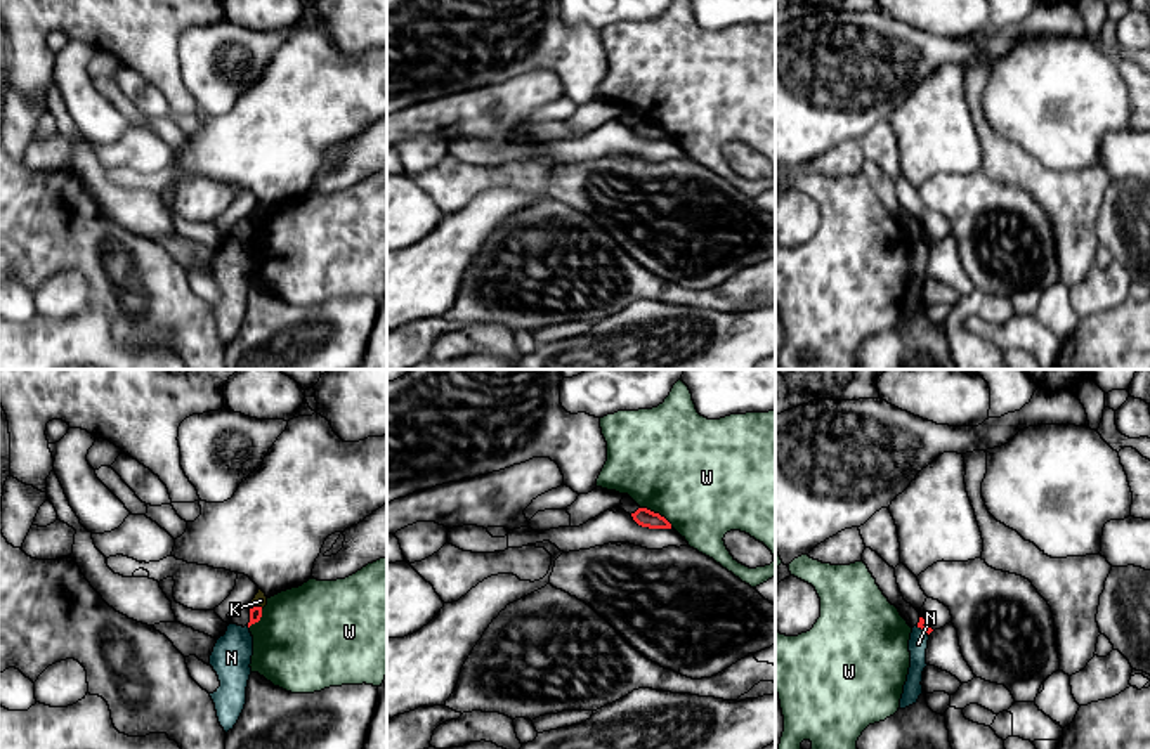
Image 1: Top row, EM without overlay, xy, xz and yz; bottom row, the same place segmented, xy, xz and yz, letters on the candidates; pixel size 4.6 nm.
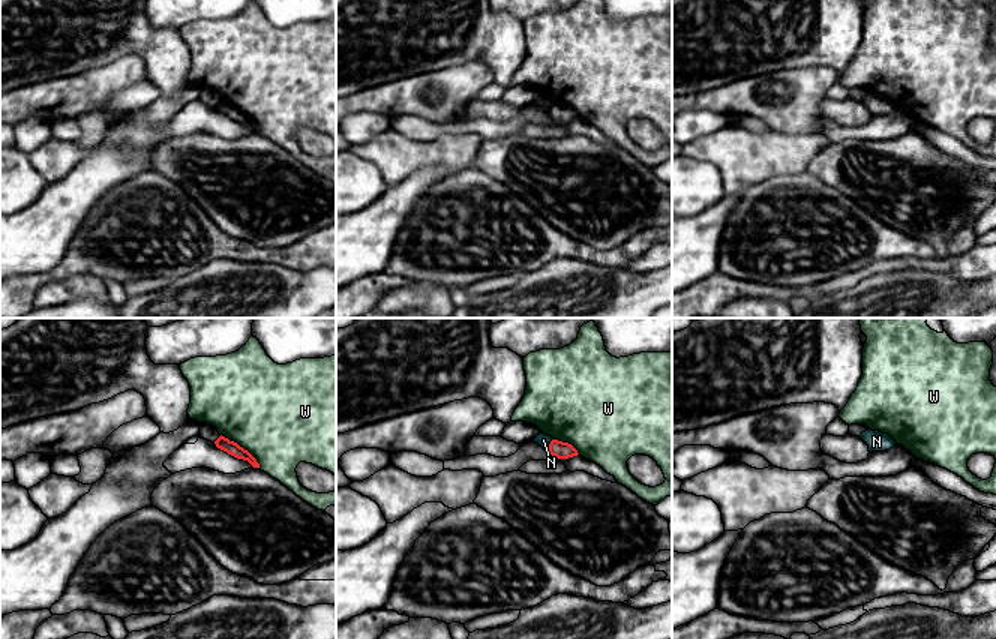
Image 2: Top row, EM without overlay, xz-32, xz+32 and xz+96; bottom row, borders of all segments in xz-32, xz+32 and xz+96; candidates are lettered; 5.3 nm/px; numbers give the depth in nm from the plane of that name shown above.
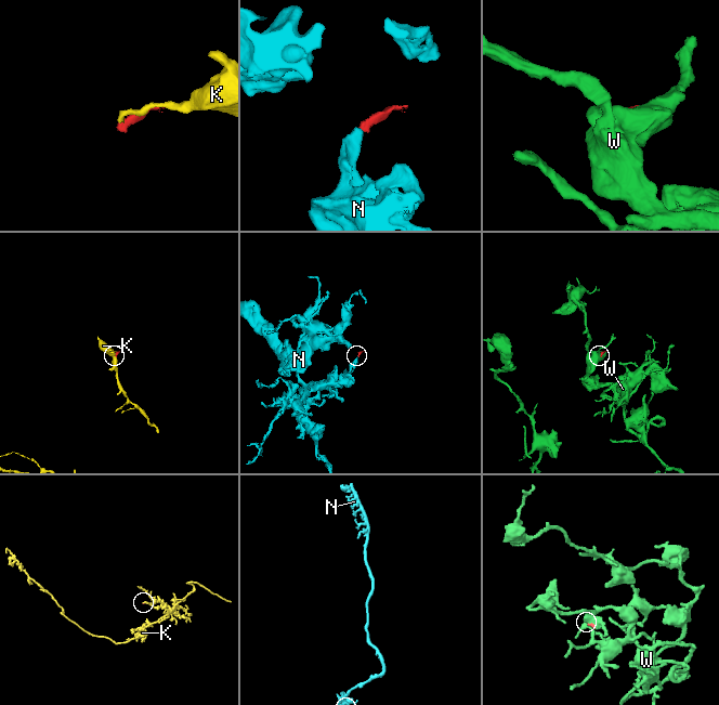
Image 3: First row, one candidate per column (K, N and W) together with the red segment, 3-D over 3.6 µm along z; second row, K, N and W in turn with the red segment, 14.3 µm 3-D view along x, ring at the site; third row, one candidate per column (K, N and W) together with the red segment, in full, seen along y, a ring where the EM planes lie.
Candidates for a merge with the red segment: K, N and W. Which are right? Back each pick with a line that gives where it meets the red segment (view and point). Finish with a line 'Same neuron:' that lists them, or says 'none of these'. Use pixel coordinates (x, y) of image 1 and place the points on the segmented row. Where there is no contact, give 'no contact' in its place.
Same neuron: none of these

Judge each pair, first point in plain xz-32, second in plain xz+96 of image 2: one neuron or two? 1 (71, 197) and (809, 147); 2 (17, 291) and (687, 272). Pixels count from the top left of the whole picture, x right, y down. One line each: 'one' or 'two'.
1: two
2: two

